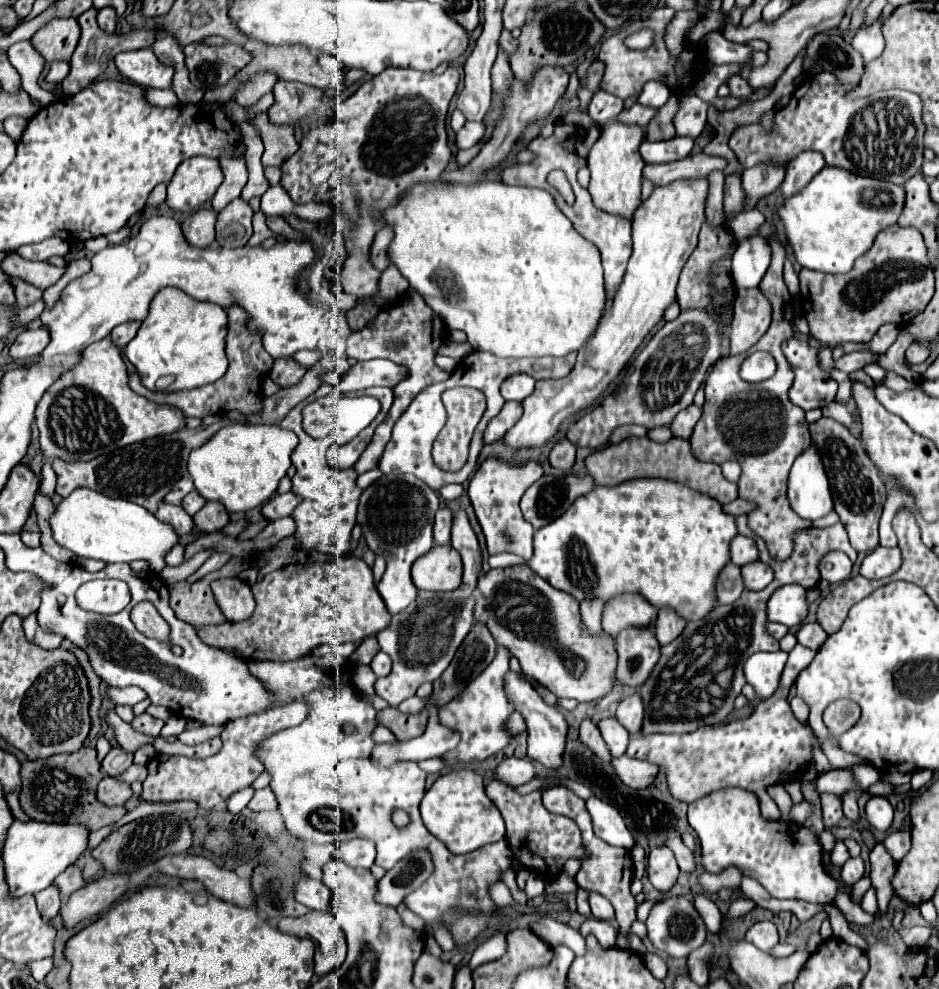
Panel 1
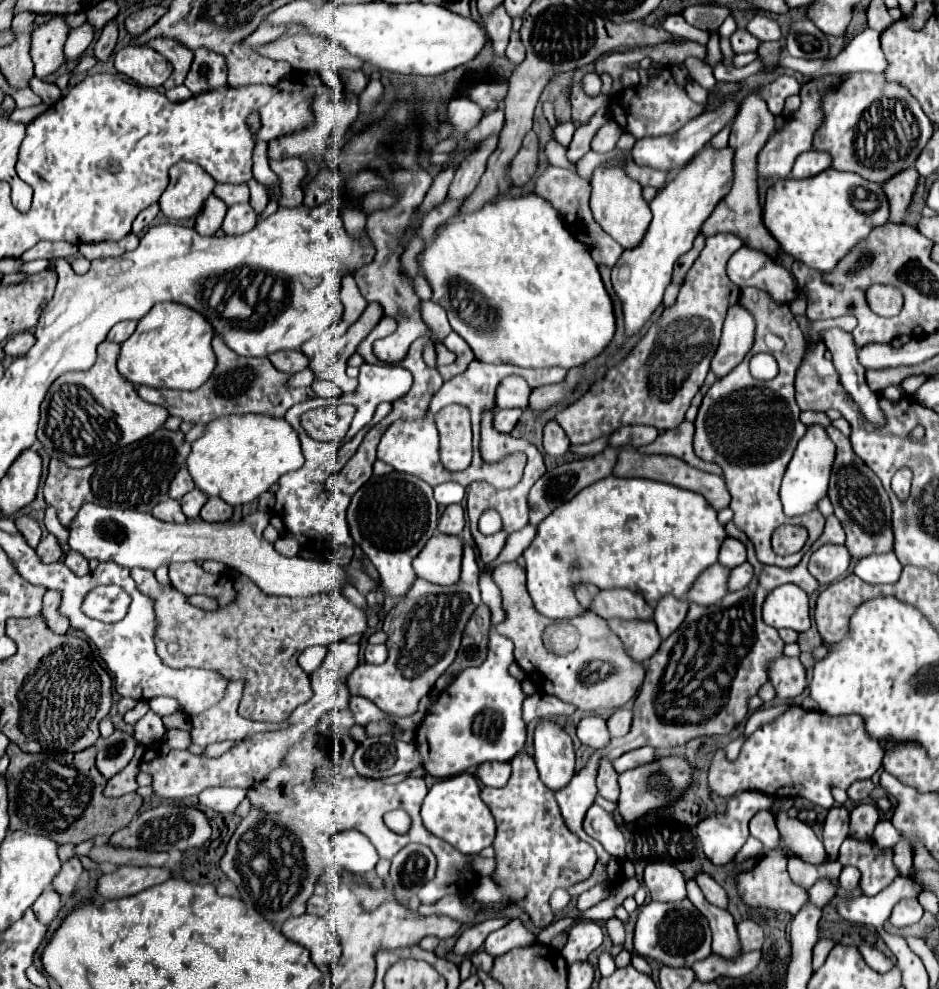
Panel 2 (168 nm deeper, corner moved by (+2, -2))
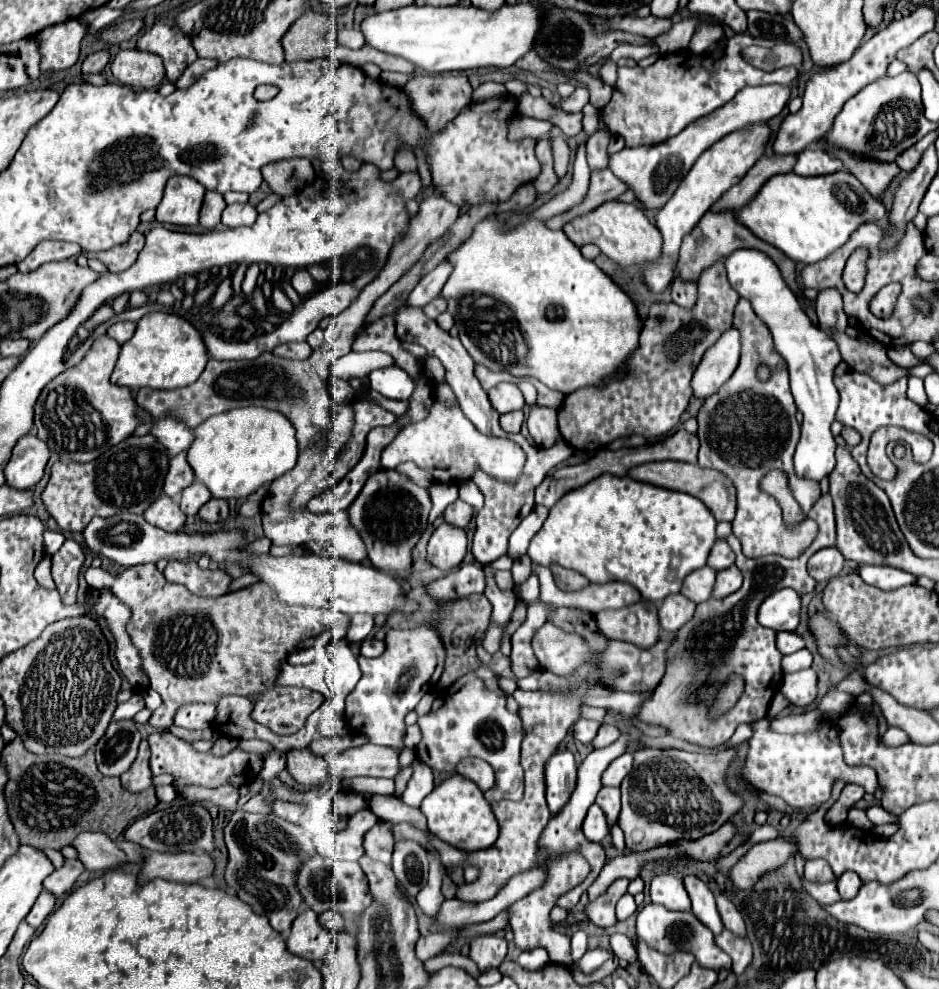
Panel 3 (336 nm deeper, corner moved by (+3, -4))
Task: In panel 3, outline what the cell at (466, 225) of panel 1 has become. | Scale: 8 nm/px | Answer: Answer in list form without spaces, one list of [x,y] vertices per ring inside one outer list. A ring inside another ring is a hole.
[[[485,218],[485,220],[481,220],[481,224],[475,226],[471,238],[465,244],[461,244],[455,252],[451,252],[447,260],[453,264],[453,274],[449,276],[447,284],[443,286],[443,296],[447,298],[447,304],[449,304],[447,310],[453,314],[455,326],[459,328],[459,340],[463,342],[465,350],[475,360],[475,364],[481,364],[481,366],[497,370],[497,372],[509,372],[513,376],[533,376],[539,382],[543,382],[547,388],[557,390],[563,396],[571,394],[579,388],[585,388],[585,386],[595,386],[595,388],[605,386],[607,380],[619,380],[621,376],[627,374],[625,372],[627,360],[639,348],[639,334],[641,334],[641,328],[643,328],[643,320],[641,320],[633,300],[603,270],[599,270],[595,266],[595,262],[583,258],[579,248],[573,246],[561,230],[557,230],[557,232],[549,230],[543,220],[527,220],[527,222],[519,224],[515,230],[507,232],[505,230],[505,220]],[[553,306],[561,306],[565,310],[565,318],[559,320],[553,312]]]

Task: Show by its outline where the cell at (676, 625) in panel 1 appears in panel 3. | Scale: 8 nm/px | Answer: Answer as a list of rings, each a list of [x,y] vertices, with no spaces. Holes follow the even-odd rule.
[[[683,594],[667,596],[659,604],[659,622],[661,622],[661,628],[665,632],[675,634],[681,626],[685,626],[693,618],[693,612],[695,612],[695,604],[689,598],[685,598]]]

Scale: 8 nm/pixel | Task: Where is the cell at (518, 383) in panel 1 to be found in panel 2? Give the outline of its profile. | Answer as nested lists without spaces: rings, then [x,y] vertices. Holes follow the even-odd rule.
[[[508,376],[498,384],[496,404],[498,408],[524,408],[528,404],[532,388],[520,376]]]

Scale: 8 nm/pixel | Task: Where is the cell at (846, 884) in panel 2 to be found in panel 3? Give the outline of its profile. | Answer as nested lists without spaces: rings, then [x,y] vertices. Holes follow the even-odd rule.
[[[845,872],[837,878],[837,890],[841,894],[841,900],[851,900],[853,896],[857,896],[861,886],[863,886],[863,882],[855,872]]]

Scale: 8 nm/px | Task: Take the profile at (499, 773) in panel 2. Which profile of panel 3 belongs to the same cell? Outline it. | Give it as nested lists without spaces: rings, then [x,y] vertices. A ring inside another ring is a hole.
[[[465,758],[465,760],[461,760],[461,764],[457,764],[455,772],[461,774],[463,778],[475,782],[483,792],[495,786],[495,774],[493,774],[493,768],[491,768],[485,760]]]

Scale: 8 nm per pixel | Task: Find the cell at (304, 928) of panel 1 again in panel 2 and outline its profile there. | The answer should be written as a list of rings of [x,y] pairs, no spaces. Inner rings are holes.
[[[302,914],[298,918],[290,918],[286,924],[282,924],[282,934],[288,940],[308,948],[316,966],[332,966],[342,956],[338,936],[328,930],[326,920],[320,916]]]

